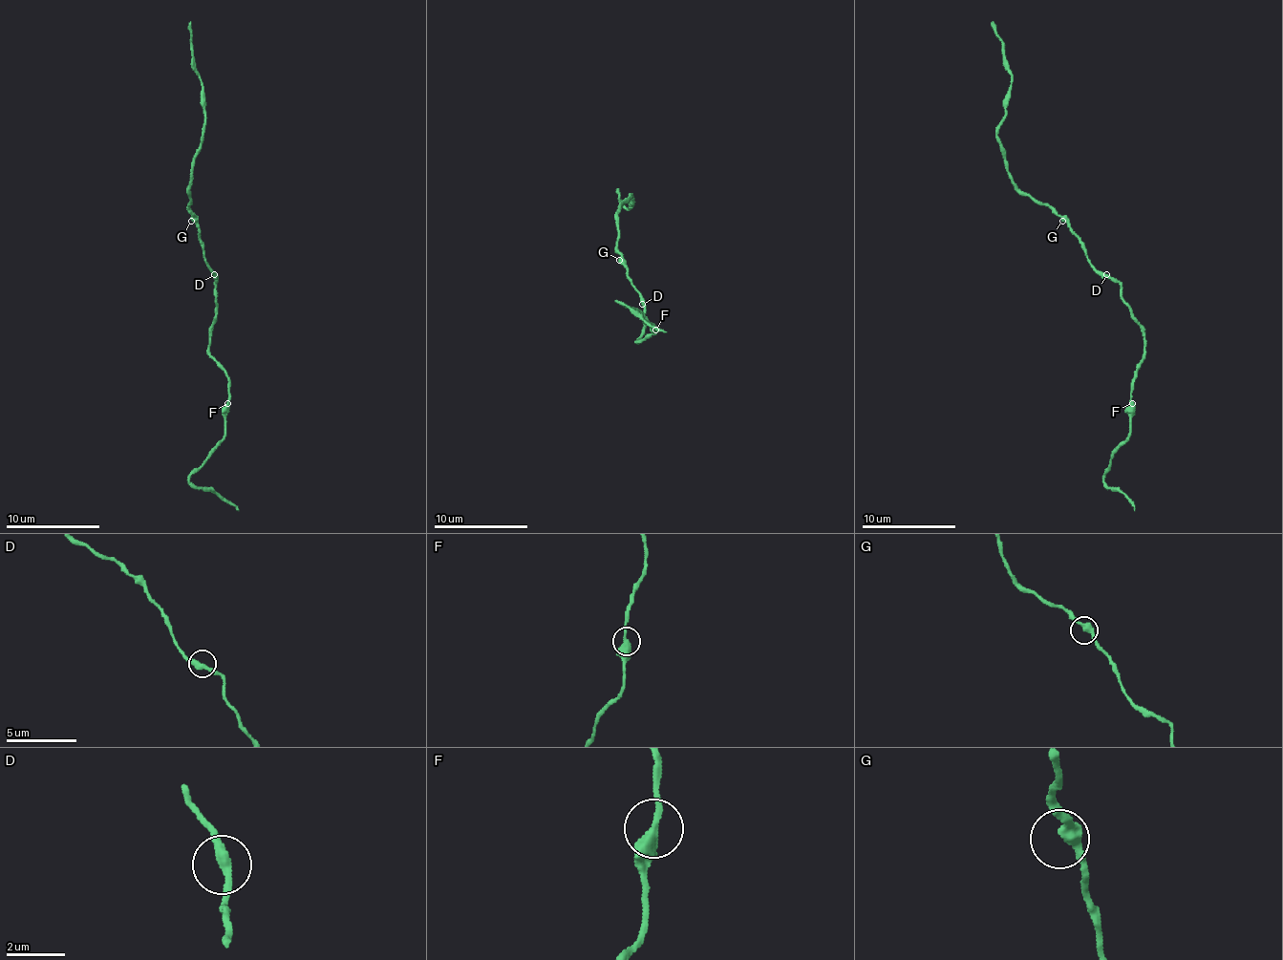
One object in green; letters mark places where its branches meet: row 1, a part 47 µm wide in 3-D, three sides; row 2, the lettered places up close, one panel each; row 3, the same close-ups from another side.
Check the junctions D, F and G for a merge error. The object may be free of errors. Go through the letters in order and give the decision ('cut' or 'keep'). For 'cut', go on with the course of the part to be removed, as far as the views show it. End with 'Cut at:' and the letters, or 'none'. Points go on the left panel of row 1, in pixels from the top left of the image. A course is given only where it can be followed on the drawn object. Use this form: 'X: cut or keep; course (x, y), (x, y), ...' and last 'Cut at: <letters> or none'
D: keep
F: keep
G: keep
Cut at: none

